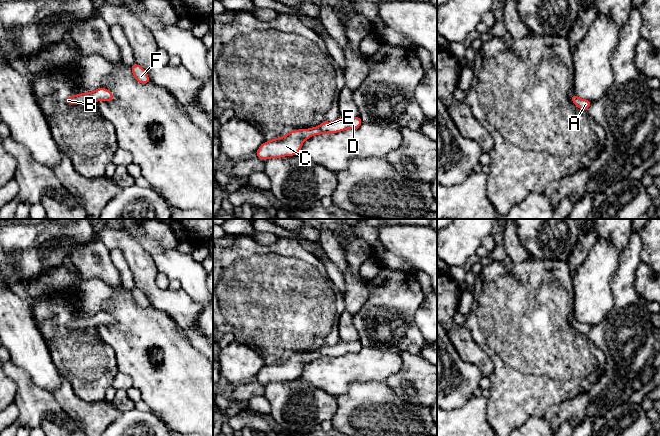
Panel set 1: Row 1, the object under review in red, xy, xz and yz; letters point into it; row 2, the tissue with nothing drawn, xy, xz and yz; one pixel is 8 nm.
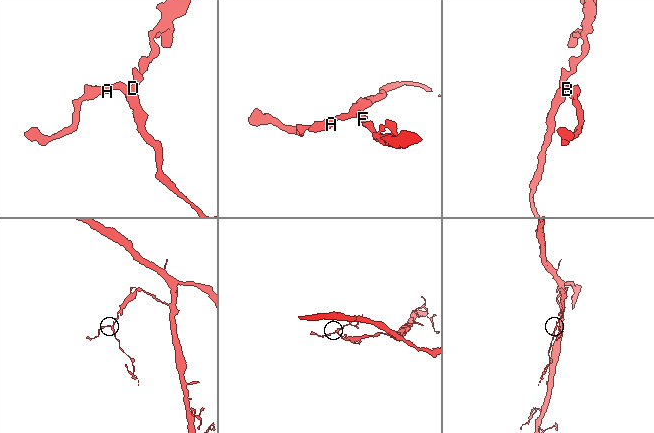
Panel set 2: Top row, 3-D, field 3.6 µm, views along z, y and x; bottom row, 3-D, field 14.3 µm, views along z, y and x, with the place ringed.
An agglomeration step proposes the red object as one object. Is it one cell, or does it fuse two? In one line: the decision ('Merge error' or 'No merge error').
No merge error

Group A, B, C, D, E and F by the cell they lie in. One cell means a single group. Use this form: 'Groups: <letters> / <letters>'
Groups: A B C D E F

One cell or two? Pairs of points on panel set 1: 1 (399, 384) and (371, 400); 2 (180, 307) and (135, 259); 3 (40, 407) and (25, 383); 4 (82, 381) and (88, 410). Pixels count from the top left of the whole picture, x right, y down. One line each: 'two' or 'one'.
1: two
2: one
3: one
4: two

